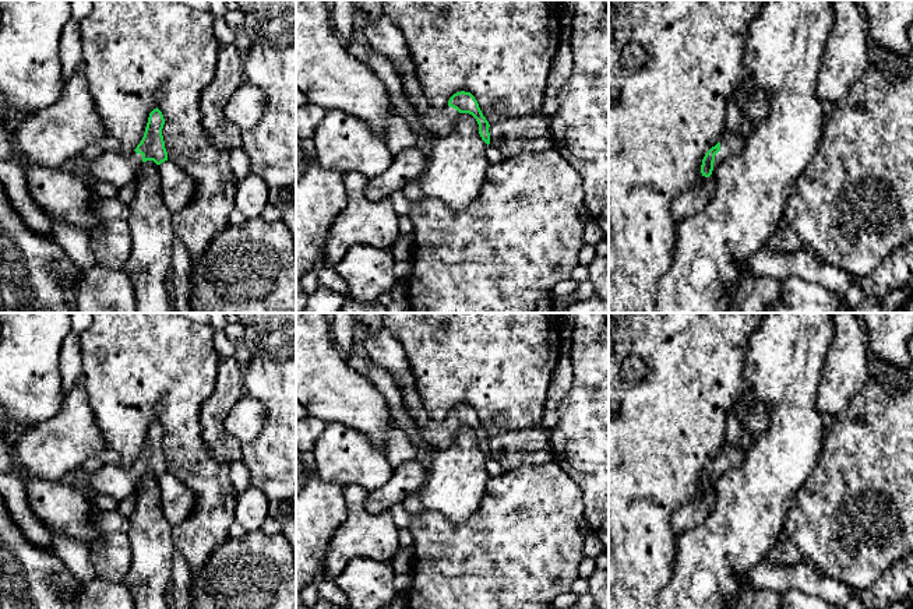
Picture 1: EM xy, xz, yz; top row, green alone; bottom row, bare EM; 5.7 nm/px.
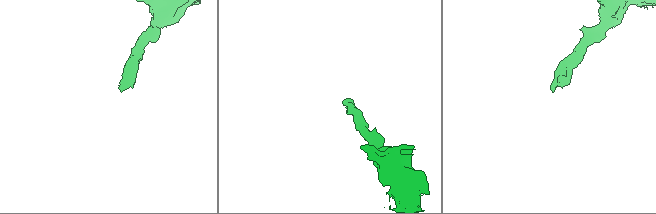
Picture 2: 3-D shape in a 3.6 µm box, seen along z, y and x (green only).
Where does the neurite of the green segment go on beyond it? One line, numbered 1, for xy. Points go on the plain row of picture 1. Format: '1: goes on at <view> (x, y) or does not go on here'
1: goes on at xy (110, 479)

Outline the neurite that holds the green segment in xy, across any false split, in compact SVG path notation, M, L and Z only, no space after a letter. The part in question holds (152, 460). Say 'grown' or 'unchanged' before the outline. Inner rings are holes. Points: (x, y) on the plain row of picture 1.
grown | M156 420L149 426L144 450L130 468L116 464L103 464L98 471L89 474L94 493L109 494L121 501L134 496L137 482L142 475L154 474L156 478L168 474L168 465L162 448L165 432Z

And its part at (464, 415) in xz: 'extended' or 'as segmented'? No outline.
extended

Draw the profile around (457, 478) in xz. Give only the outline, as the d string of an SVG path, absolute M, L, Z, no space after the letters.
M459 426L447 448L436 448L426 460L427 478L417 492L429 511L461 522L479 507L489 475L487 457L479 447L479 437L469 426Z

